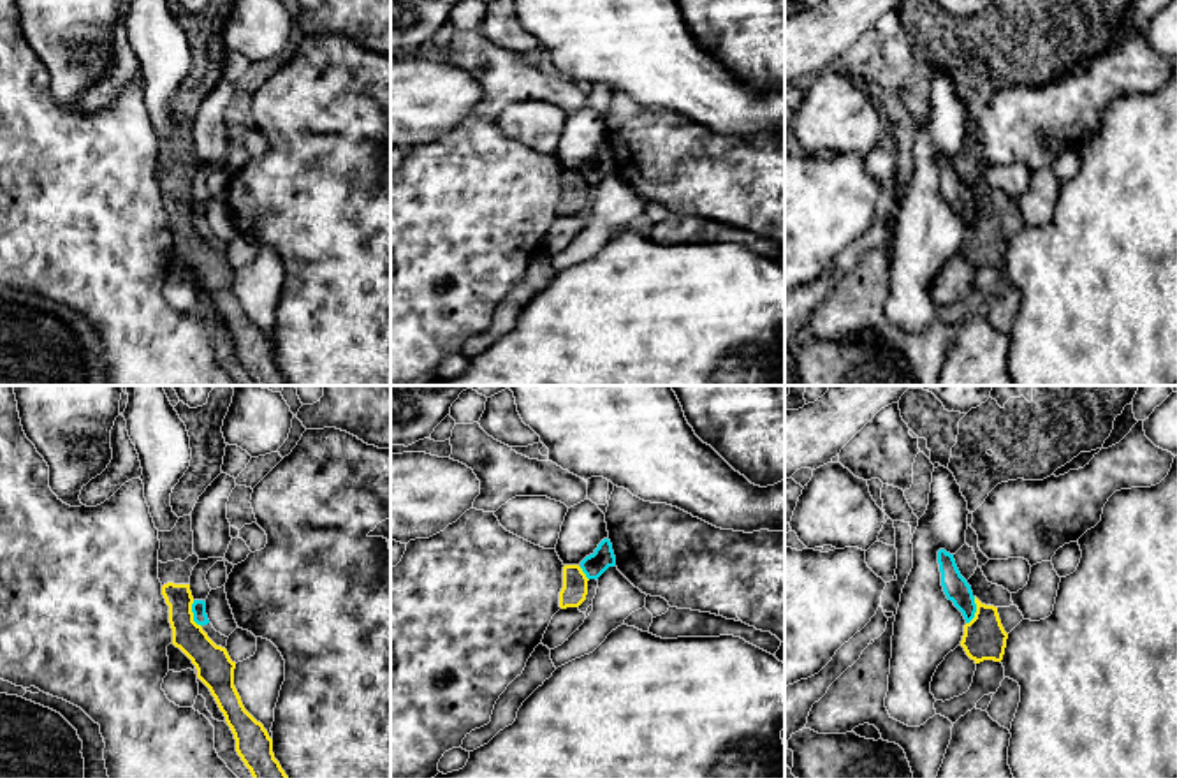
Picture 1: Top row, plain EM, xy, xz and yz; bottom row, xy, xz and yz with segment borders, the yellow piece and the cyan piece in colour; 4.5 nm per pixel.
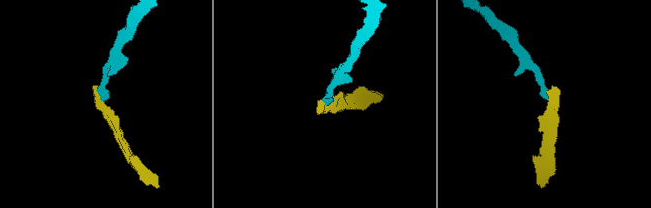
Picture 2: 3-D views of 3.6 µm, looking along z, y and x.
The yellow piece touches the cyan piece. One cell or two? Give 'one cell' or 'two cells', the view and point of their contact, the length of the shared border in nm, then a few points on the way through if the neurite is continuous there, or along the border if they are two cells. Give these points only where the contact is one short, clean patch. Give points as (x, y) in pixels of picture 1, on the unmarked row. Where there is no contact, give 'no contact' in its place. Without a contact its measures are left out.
two cells; meets yellow in xy at (192, 220); contact 130 nm long; border along xy (192, 206), (192, 224), (201, 233)

